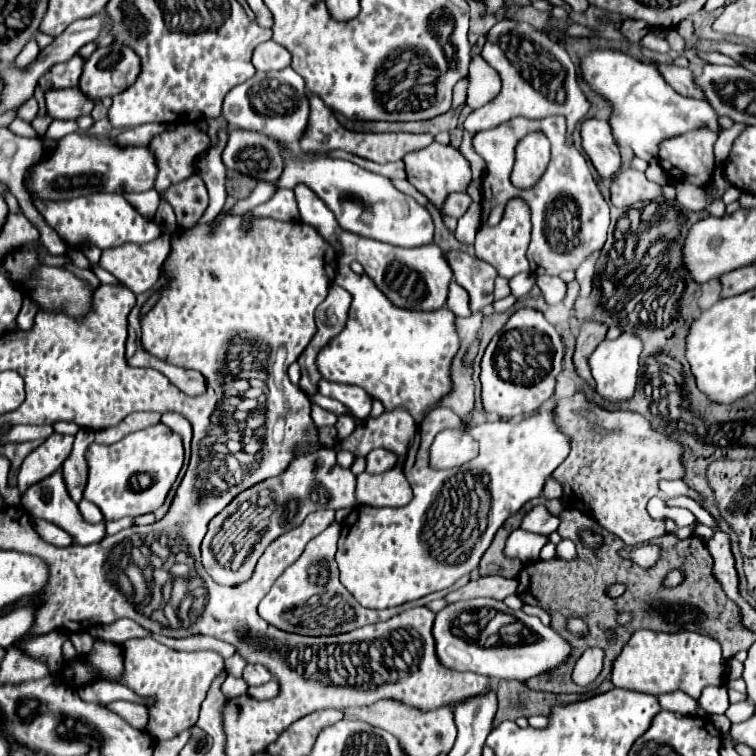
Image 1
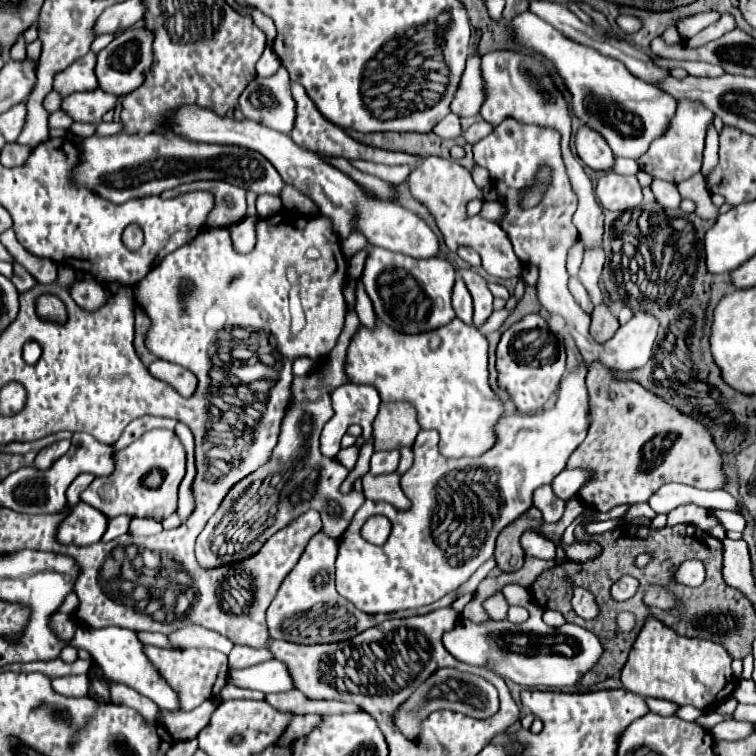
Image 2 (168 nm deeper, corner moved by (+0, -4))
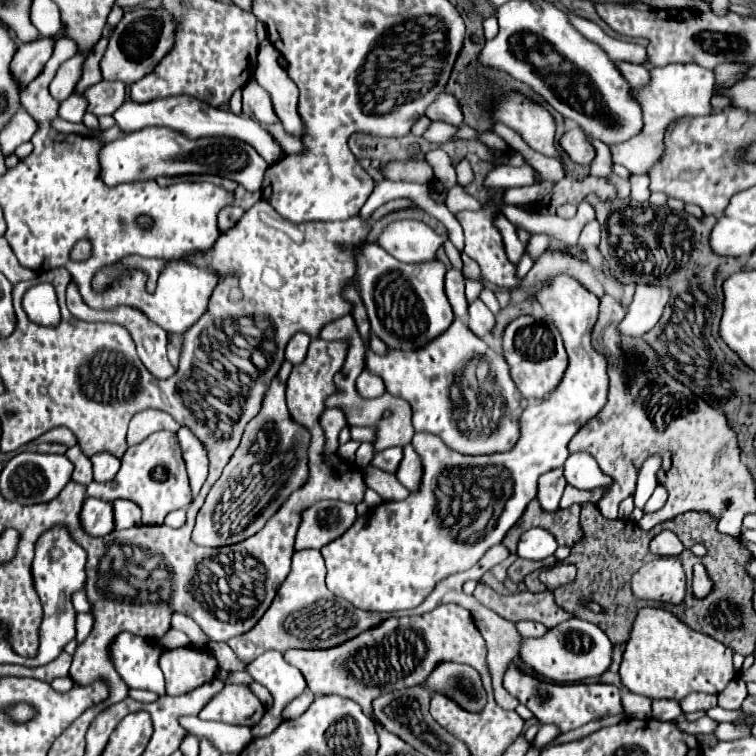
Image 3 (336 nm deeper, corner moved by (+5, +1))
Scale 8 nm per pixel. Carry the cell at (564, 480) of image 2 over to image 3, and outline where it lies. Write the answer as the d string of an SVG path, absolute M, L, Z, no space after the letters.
M573 452L565 462L565 480L581 490L609 486L613 480L601 472L597 462L587 452Z

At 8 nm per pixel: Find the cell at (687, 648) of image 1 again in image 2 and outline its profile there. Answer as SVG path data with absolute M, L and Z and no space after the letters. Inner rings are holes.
M648 619L634 641L626 665L622 667L622 687L642 697L666 699L678 705L692 705L706 709L732 695L736 679L732 681L732 659L722 645L706 639L690 639L674 635L672 629L656 619ZM734 683L734 685L732 685Z

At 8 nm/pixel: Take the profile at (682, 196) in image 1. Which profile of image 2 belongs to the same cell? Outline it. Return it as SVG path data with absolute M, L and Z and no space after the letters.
M654 179L652 191L654 191L654 195L656 195L656 201L658 201L664 209L668 209L668 211L678 211L678 209L680 209L682 197L680 197L678 187L676 187L674 183L666 183L666 181Z

